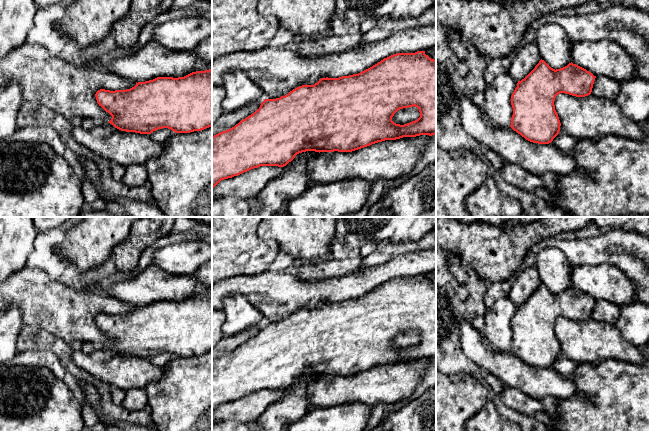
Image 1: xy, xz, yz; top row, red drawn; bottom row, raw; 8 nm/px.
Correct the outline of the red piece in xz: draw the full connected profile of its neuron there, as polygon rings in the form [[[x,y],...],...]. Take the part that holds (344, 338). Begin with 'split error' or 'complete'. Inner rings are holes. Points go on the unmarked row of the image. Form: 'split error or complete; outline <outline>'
complete; outline [[[417,275],[415,277],[397,277],[393,278],[387,282],[384,282],[372,291],[358,297],[349,300],[342,300],[339,302],[321,302],[314,309],[302,309],[292,315],[287,319],[281,320],[276,323],[265,323],[258,334],[253,338],[241,344],[234,351],[222,355],[214,360],[212,360],[212,414],[213,412],[224,403],[232,402],[238,400],[244,396],[251,393],[258,392],[260,390],[278,390],[284,391],[289,386],[291,386],[295,380],[299,377],[306,375],[315,376],[352,376],[372,368],[382,366],[385,364],[396,364],[403,361],[416,361],[420,359],[435,359],[436,358],[436,284],[431,283],[425,278],[425,275]],[[417,331],[420,336],[420,341],[410,347],[400,349],[392,345],[394,338],[403,332]]]

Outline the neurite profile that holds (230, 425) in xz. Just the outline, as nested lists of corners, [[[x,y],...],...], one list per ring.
[[[223,421],[212,425],[212,431],[250,431],[247,423]]]

